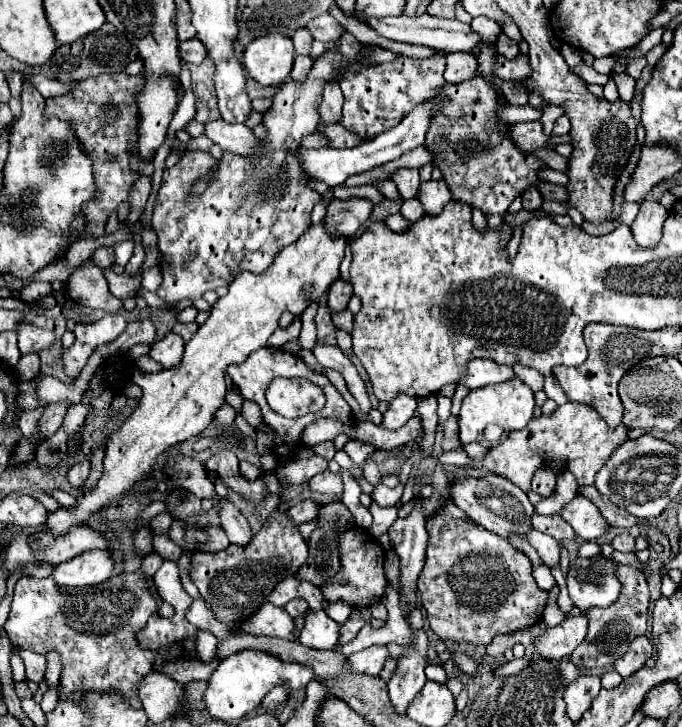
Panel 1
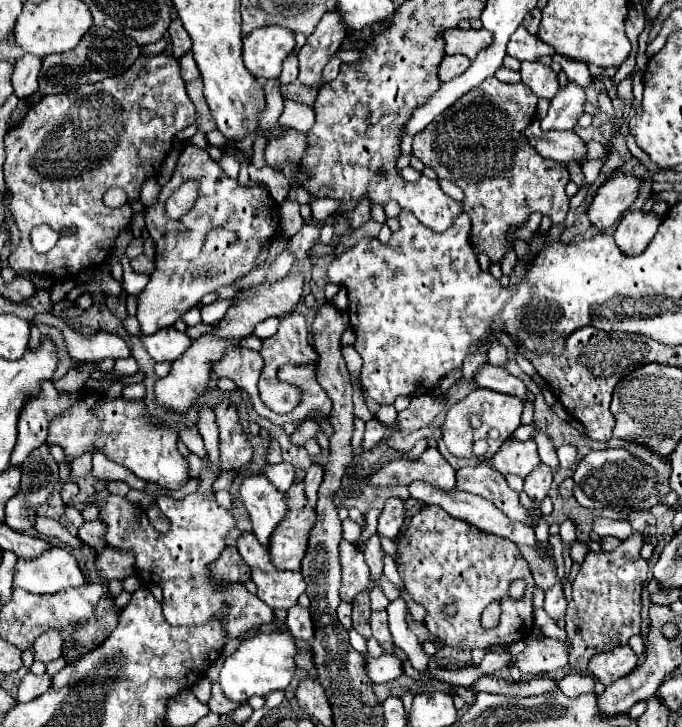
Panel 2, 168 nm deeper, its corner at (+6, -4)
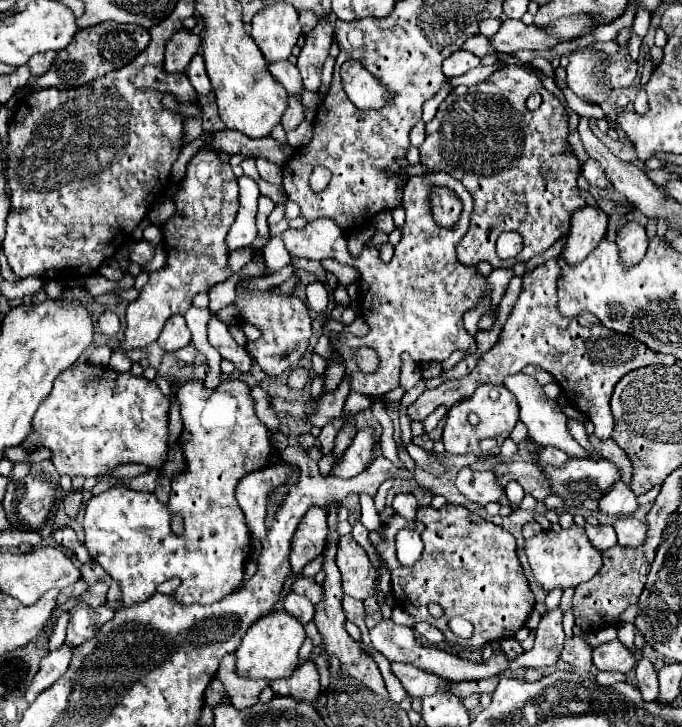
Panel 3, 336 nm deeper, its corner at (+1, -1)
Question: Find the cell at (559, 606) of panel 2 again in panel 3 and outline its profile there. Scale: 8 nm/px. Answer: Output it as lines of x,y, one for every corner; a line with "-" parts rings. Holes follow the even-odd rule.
556,607
542,617
536,629
534,647
522,653
520,657
516,657
516,661
512,663
512,669
524,669
524,667
540,669
540,667
554,665
564,645
564,637
566,635
562,629
562,611

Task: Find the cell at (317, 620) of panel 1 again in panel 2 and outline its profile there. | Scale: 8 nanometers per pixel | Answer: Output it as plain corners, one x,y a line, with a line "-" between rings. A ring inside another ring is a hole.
299,604
291,606
291,608
287,610
285,624
287,624
289,632
291,632
295,638
313,640
313,622
311,622
311,616
309,616
309,608
303,608
303,606
299,606

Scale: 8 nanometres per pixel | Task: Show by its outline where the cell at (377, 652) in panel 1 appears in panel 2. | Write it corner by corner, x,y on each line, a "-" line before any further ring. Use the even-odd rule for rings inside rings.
383,654
379,658
365,656
365,660
367,660
367,668
369,668
369,678
375,684
393,682
393,680
397,680
403,674
403,662
395,654
393,656

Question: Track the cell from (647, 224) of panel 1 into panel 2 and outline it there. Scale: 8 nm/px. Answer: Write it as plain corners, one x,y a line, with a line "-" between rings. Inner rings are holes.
627,212
613,232
619,250
625,256
641,254
647,248
649,240
653,240
659,224
661,224
661,218
657,214

